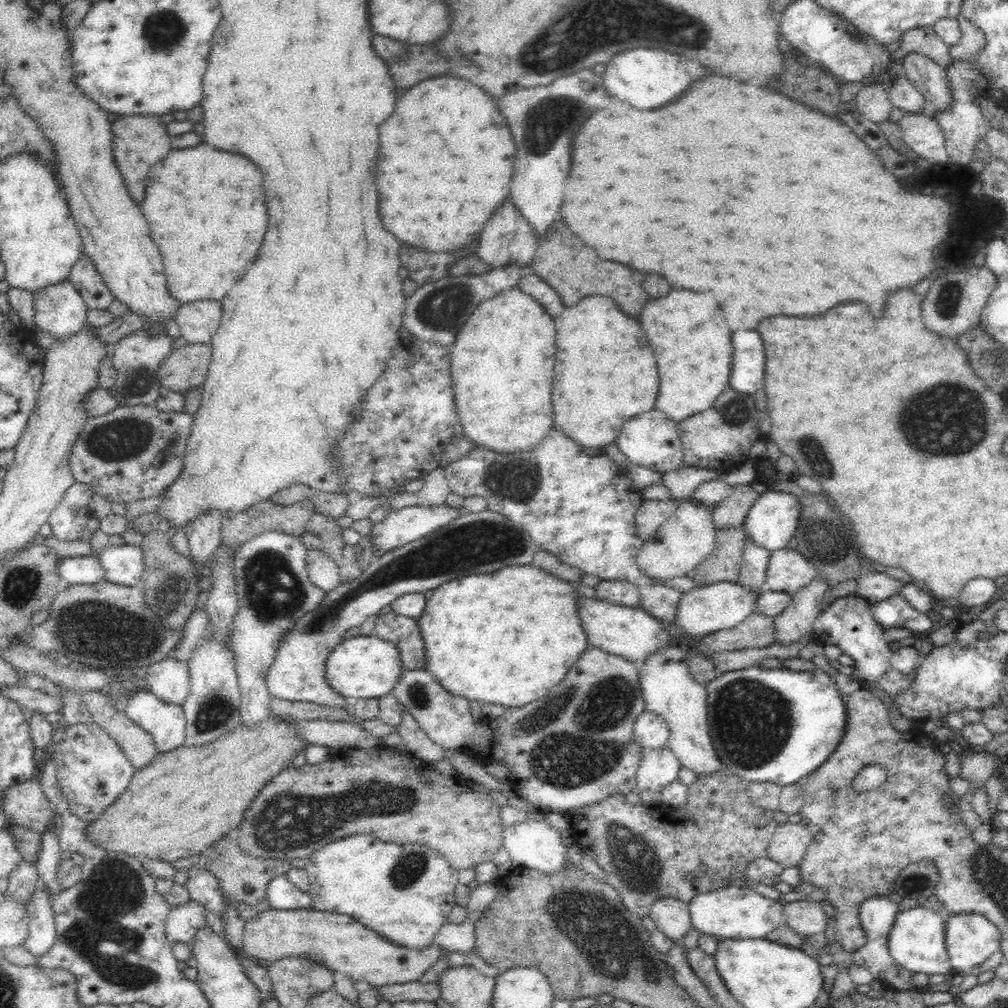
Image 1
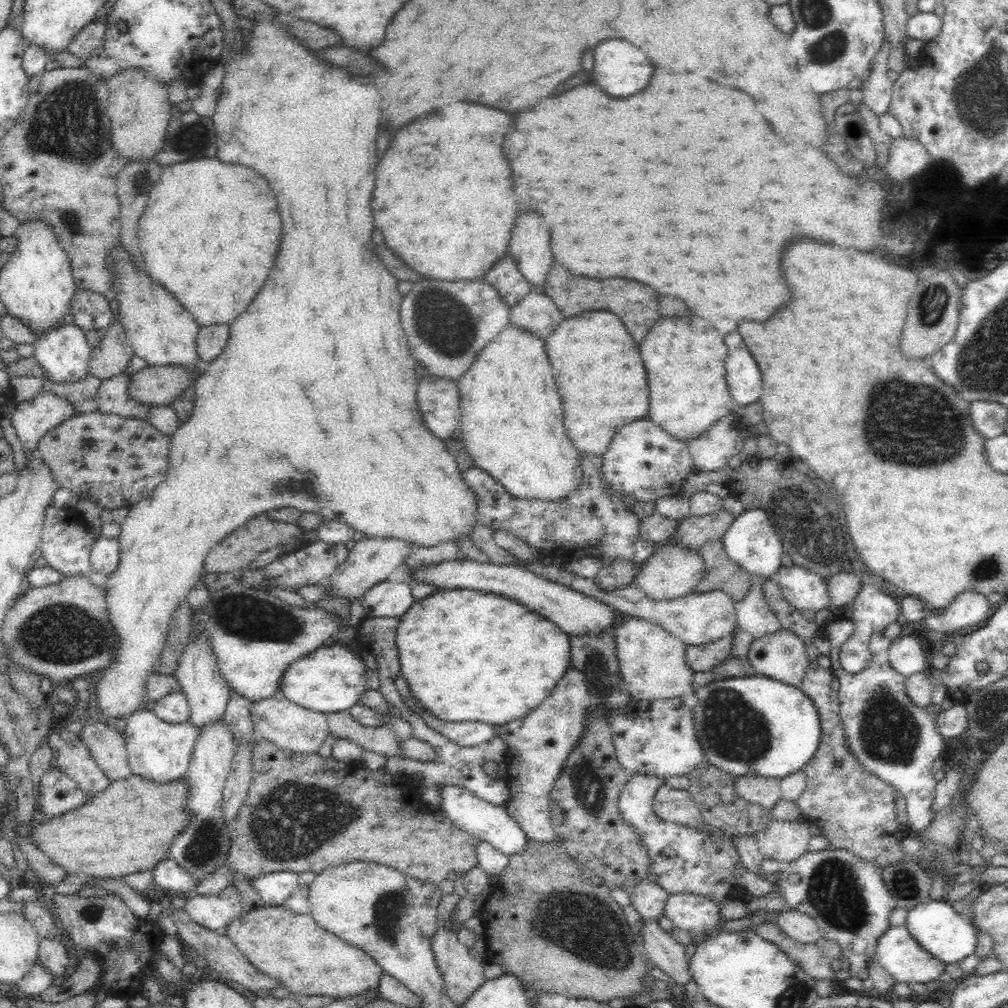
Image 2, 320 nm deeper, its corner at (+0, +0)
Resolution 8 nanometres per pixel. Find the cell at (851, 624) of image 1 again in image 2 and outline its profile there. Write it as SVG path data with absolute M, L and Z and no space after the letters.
M833 619L825 627L830 642L830 671L839 680L839 715L850 752L866 771L878 776L896 792L904 796L907 808L907 827L912 832L926 828L932 822L930 806L934 800L935 784L932 773L934 760L940 758L946 740L937 732L935 719L926 707L916 706L906 692L905 676L889 661L891 639L880 634L880 650L870 650L872 660L868 668L857 674L846 673L840 667L840 646L854 634L852 619Z

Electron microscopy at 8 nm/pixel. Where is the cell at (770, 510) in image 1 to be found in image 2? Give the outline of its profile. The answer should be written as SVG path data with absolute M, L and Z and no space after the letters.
M751 509L742 512L730 524L728 531L720 539L728 558L740 565L748 574L758 574L773 578L782 567L783 546L781 539L769 522L769 516L762 509Z

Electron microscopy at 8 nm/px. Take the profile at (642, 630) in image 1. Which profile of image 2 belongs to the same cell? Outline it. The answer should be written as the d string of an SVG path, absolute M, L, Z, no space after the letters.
M468 559L444 560L430 566L418 566L414 572L408 572L410 584L426 583L437 590L476 590L483 594L496 594L518 602L526 609L542 615L552 621L568 634L602 634L610 631L616 620L622 617L620 612L585 596L576 590L542 578L518 565L496 565L488 562L477 562Z

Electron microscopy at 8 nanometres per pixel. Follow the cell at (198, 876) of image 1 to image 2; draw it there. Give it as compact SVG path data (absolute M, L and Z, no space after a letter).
M171 858L158 861L151 872L152 884L159 890L165 890L171 894L191 895L196 888L196 879Z

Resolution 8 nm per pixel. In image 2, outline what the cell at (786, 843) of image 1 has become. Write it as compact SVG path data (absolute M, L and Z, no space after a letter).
M772 820L762 832L758 832L757 843L765 858L774 858L785 865L807 851L811 836L807 821Z

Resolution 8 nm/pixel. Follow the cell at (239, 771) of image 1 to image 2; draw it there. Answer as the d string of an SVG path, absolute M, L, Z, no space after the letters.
M130 775L116 780L84 805L66 814L46 818L38 815L29 825L34 846L60 865L66 874L80 873L94 878L121 878L134 872L152 871L174 836L186 826L185 778L158 785L146 778Z

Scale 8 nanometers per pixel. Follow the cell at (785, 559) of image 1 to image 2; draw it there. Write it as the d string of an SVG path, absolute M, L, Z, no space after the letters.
M794 565L780 567L773 578L783 598L796 610L830 610L831 601L824 574L810 572L802 566Z

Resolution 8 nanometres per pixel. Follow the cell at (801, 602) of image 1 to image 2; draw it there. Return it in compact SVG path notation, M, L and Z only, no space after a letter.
M782 629L777 633L767 634L765 637L752 641L750 648L746 650L746 658L754 667L754 674L762 674L766 678L799 688L811 663L804 646L805 642L797 634Z

